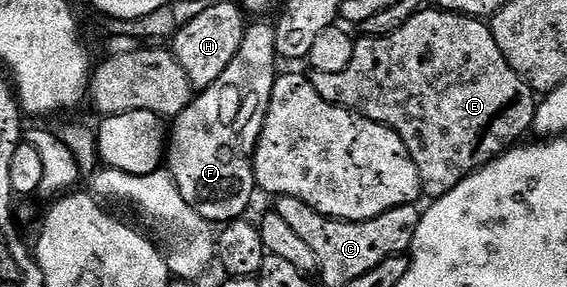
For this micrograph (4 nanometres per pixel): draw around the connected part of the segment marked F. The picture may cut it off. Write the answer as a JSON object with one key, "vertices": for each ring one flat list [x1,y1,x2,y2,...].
{"vertices":[[251,23,244,34,244,42,240,42,236,58,228,62,228,70,224,70,216,82,205,85,190,101,189,106,180,115,173,117,174,129,171,127,168,132,165,163,184,202,188,202,188,206,209,220,211,225,225,226,231,220,240,220,247,215,246,207,256,193,254,151,264,130,264,118,268,114,274,82,280,72,278,64,280,65,280,57,276,50,274,24]]}

